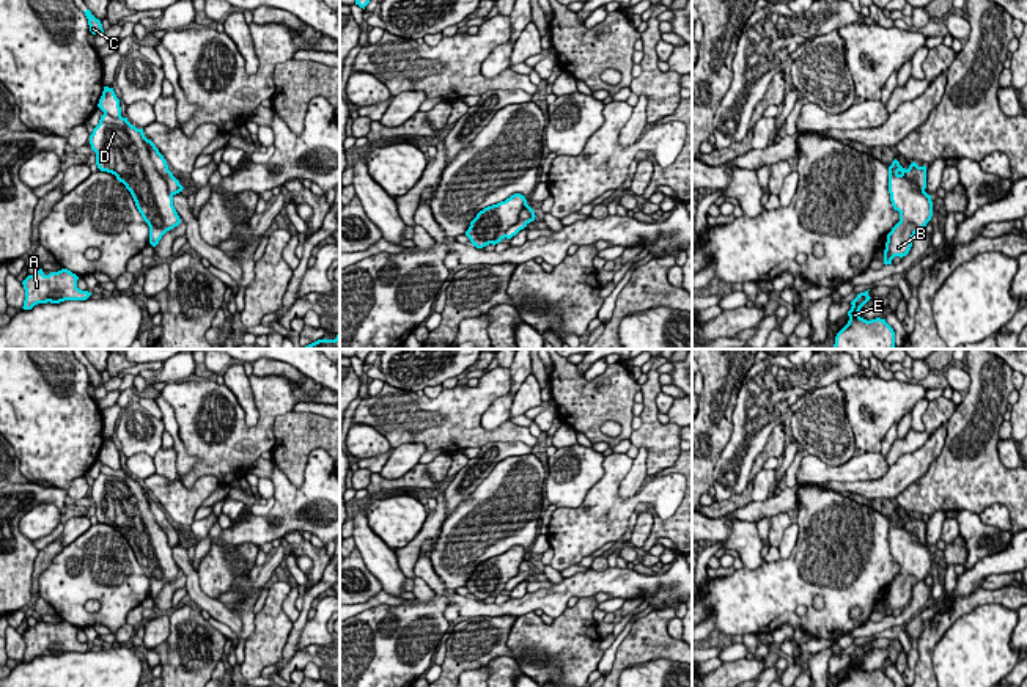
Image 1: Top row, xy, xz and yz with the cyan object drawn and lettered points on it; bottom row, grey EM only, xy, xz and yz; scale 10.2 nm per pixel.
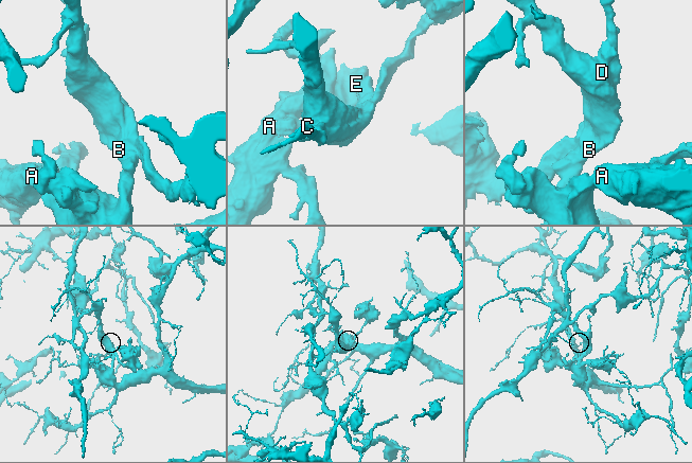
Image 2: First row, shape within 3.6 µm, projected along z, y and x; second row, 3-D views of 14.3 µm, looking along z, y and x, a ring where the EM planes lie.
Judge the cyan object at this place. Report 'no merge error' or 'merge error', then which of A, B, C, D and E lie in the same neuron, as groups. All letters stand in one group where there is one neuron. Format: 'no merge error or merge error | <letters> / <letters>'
merge error | A B D E / C

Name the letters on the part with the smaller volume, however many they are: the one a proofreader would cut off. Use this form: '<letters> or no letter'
C

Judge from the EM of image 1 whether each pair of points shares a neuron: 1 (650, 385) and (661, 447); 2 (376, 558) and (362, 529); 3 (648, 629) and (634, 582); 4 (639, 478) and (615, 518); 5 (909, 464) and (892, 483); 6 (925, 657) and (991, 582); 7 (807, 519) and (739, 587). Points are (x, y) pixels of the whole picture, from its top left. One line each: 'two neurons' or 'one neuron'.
1: one neuron
2: one neuron
3: two neurons
4: two neurons
5: one neuron
6: two neurons
7: one neuron

